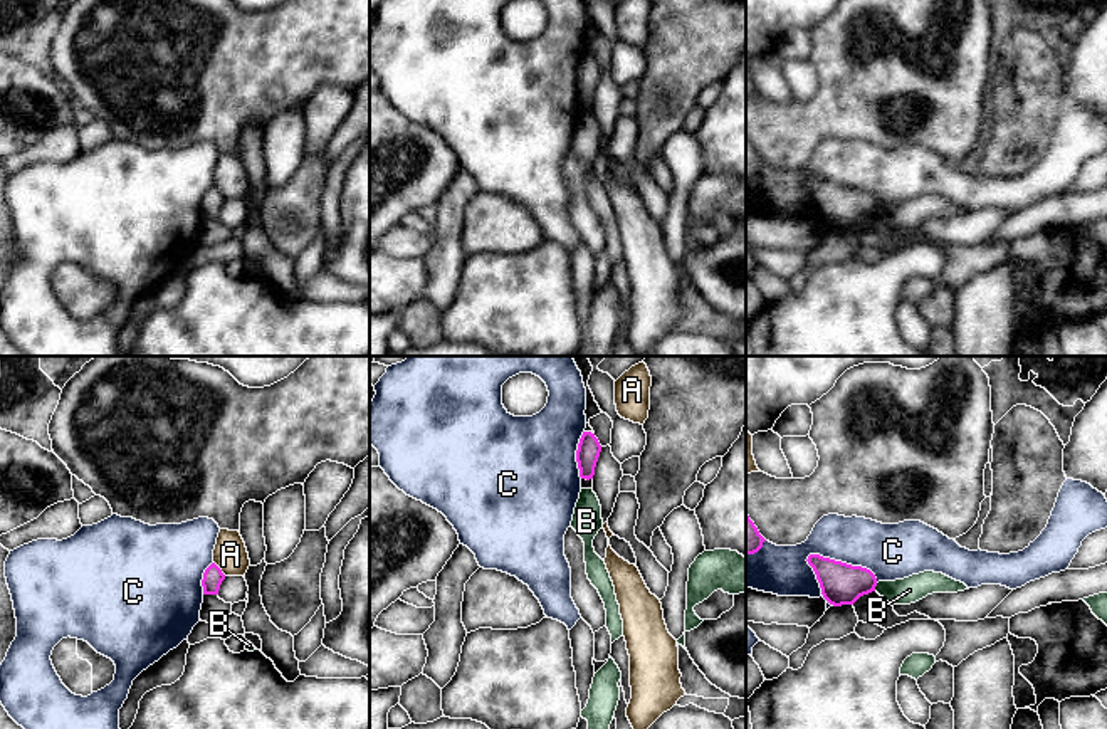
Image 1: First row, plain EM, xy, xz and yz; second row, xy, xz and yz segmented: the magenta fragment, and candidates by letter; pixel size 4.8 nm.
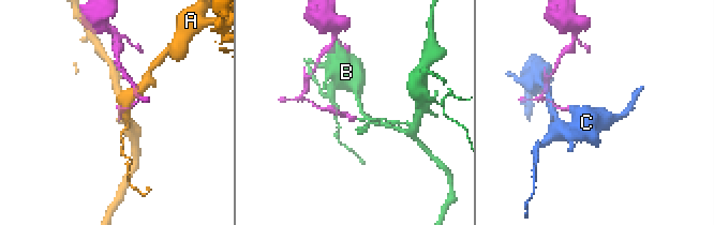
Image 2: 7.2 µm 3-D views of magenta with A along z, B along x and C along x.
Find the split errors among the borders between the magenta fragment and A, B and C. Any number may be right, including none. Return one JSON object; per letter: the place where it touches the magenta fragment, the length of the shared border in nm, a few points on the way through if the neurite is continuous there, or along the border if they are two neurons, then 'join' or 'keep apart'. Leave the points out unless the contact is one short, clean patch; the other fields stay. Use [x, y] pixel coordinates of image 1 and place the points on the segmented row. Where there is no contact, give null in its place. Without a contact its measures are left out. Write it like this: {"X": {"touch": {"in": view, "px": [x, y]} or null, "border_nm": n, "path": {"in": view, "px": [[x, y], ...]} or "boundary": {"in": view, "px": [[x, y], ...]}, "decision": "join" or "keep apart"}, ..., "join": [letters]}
{"A": {"touch": {"in": "xy", "px": [219, 568]}, "border_nm": 90, "decision": "keep apart"}, "B": {"touch": {"in": "yz", "px": [876, 585]}, "border_nm": 40, "boundary": {"in": "yz", "px": [[877, 583], [874, 590]]}, "decision": "keep apart"}, "C": {"touch": {"in": "yz", "px": [844, 563]}, "border_nm": 360, "decision": "keep apart"}, "join": []}

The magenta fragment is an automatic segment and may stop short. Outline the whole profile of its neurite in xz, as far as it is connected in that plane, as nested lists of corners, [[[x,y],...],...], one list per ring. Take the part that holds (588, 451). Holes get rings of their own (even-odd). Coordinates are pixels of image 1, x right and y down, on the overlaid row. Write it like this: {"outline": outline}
{"outline": [[[583,432],[576,450],[576,462],[581,479],[586,480],[593,479],[600,452],[601,452],[601,445],[595,437],[595,433]]]}

